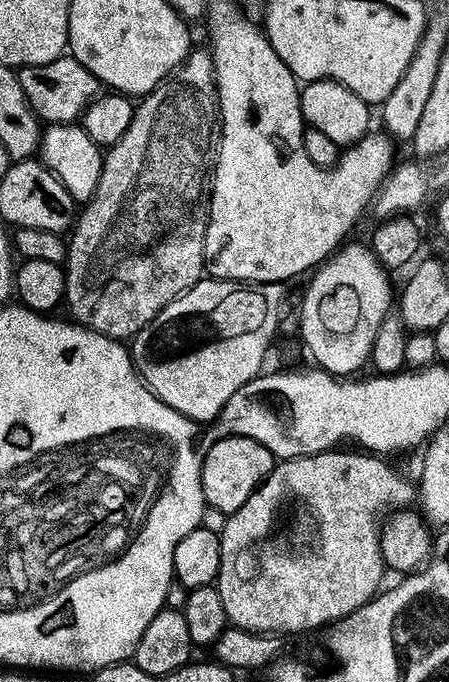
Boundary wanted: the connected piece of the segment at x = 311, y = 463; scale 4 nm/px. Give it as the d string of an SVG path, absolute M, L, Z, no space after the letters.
M329 450L327 452L315 452L312 456L298 456L295 460L280 460L272 469L272 473L260 483L259 488L250 494L250 498L246 498L246 502L242 502L242 506L238 511L231 513L227 517L225 526L221 529L220 533L220 572L216 576L214 585L216 590L221 594L222 606L225 607L225 614L227 616L227 623L233 628L241 628L244 632L253 634L280 634L276 632L312 632L315 628L323 629L325 626L331 626L336 621L341 620L343 616L349 616L355 608L361 608L363 604L368 603L373 596L377 595L378 589L381 587L380 579L383 578L384 572L386 573L386 565L382 554L380 553L380 529L382 527L381 517L389 510L404 510L409 507L408 504L411 500L415 501L418 496L417 489L414 487L413 481L409 480L407 475L395 472L390 465L387 464L387 459L381 458L376 454L365 454L363 451L355 450L356 452L340 452L344 450Z

